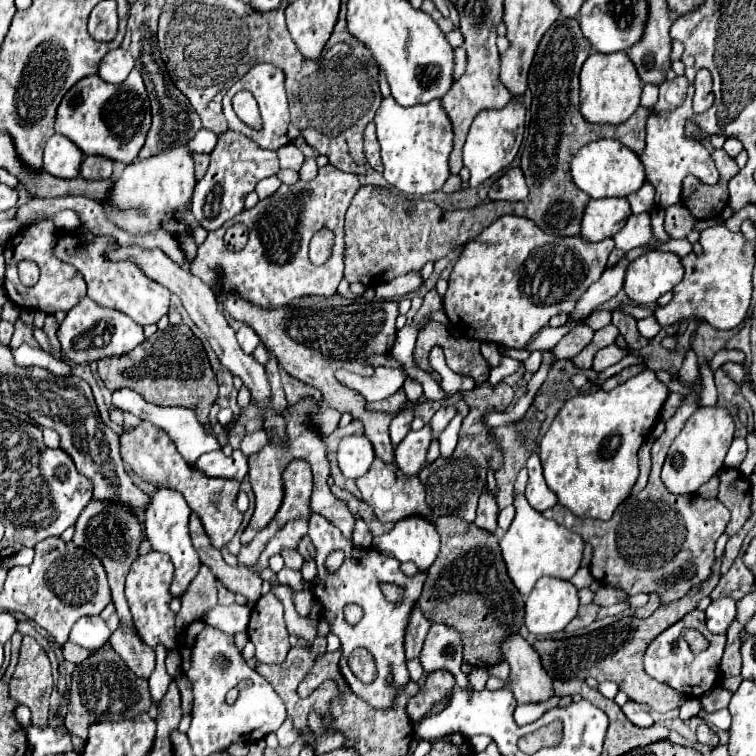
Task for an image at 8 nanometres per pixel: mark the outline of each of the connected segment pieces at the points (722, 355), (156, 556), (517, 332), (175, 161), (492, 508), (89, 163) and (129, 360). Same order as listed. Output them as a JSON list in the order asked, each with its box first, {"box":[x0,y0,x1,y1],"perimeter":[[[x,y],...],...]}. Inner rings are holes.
[{"box":[709,348,745,371],"perimeter":[[[723,348],[723,350],[719,350],[710,360],[709,366],[711,366],[713,371],[716,371],[725,362],[739,362],[739,364],[743,364],[743,362],[745,362],[745,354],[743,354],[741,350],[729,350],[729,348]]]},{"box":[125,552,177,648],"perimeter":[[[149,552],[147,556],[137,558],[131,564],[131,570],[129,570],[129,576],[125,582],[125,598],[129,602],[135,628],[139,632],[141,640],[151,648],[157,644],[163,644],[165,648],[177,646],[177,640],[173,640],[177,636],[175,614],[169,608],[169,602],[173,598],[169,592],[171,582],[173,582],[173,562],[169,560],[169,556],[165,556],[161,552]]]},{"box":[443,216,615,350],"perimeter":[[[501,216],[475,240],[465,244],[463,254],[449,276],[449,290],[443,296],[443,310],[451,322],[451,328],[461,336],[469,336],[479,342],[495,342],[497,346],[517,350],[525,348],[527,342],[543,326],[547,326],[551,316],[569,316],[569,312],[573,312],[573,304],[577,304],[579,296],[601,278],[613,246],[615,242],[611,238],[589,244],[587,240],[581,240],[581,236],[565,238],[545,234],[541,228],[537,228],[537,224],[533,224],[533,220],[525,216]]]},{"box":[101,128,217,238],"perimeter":[[[201,128],[197,136],[189,140],[189,144],[167,148],[155,156],[149,156],[145,160],[135,160],[129,166],[125,166],[123,174],[117,180],[113,180],[107,198],[101,202],[107,218],[121,230],[135,236],[145,236],[155,230],[165,230],[173,238],[191,236],[193,230],[197,228],[197,220],[189,208],[195,188],[193,154],[211,152],[215,142],[217,142],[217,134]]]},{"box":[475,486,497,532],"perimeter":[[[485,486],[481,496],[479,496],[479,506],[477,506],[477,518],[475,524],[483,530],[489,532],[497,532],[497,502],[495,496],[489,492],[489,488]]]},{"box":[81,156,113,180],"perimeter":[[[85,156],[81,162],[81,176],[87,180],[107,180],[113,174],[113,160],[105,156]]]},{"box":[99,324,217,432],"perimeter":[[[179,324],[179,326],[169,326],[167,330],[157,330],[151,338],[147,338],[143,344],[139,344],[135,350],[131,350],[129,354],[123,356],[113,356],[113,358],[103,358],[99,360],[99,376],[105,382],[105,386],[109,390],[117,390],[117,388],[133,388],[137,392],[141,392],[145,396],[145,400],[159,404],[159,406],[185,406],[185,408],[193,408],[197,412],[197,418],[201,420],[203,428],[207,432],[211,432],[211,422],[209,422],[209,410],[217,398],[217,380],[215,374],[211,370],[211,364],[207,360],[205,348],[201,344],[201,340],[191,332],[189,326]]]}]

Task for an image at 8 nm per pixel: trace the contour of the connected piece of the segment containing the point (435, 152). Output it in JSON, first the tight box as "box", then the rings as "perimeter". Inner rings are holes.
{"box":[375,98,453,194],"perimeter":[[[385,98],[375,114],[375,124],[385,164],[383,176],[391,186],[407,194],[431,194],[443,188],[451,176],[449,154],[453,148],[453,124],[449,124],[449,116],[441,112],[441,100],[405,108],[393,98]]]}

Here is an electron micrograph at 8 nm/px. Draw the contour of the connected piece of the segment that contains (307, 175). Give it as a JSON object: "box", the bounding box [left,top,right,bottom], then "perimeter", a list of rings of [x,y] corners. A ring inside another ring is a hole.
{"box":[299,159,318,182],"perimeter":[[[306,159],[299,170],[299,178],[301,180],[305,180],[305,182],[309,182],[315,178],[318,172],[318,166],[314,159]]]}

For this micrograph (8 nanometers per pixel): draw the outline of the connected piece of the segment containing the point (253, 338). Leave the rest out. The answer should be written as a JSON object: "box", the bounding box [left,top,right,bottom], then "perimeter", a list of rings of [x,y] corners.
{"box":[237,326,261,354],"perimeter":[[[241,326],[241,328],[237,330],[237,342],[239,342],[239,346],[241,346],[241,350],[243,350],[245,354],[251,354],[261,340],[259,340],[259,336],[255,334],[253,328]]]}

